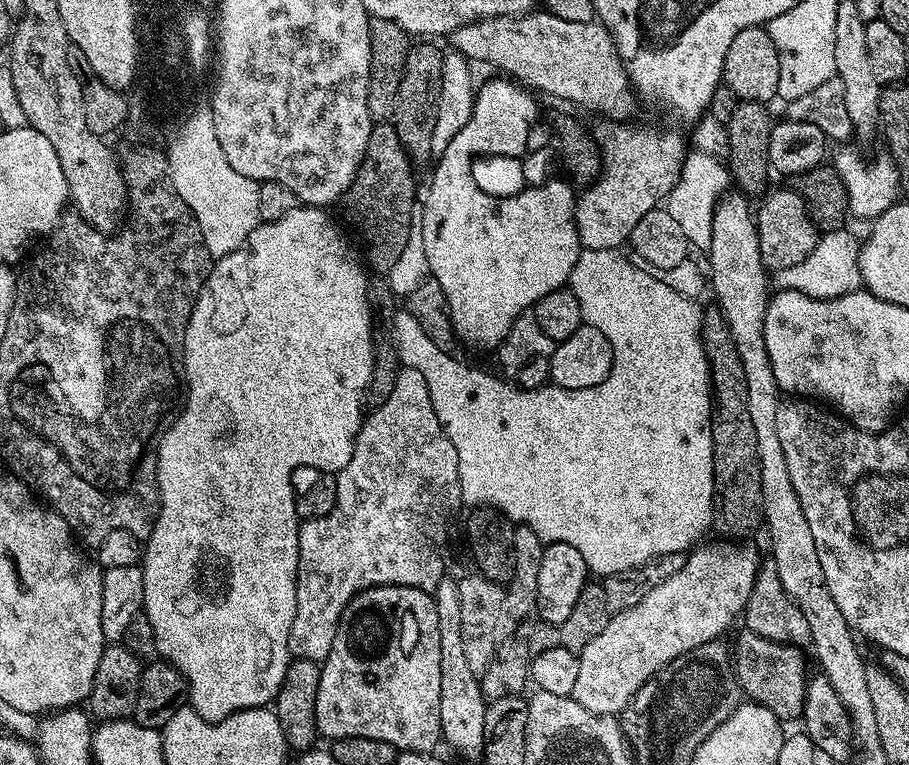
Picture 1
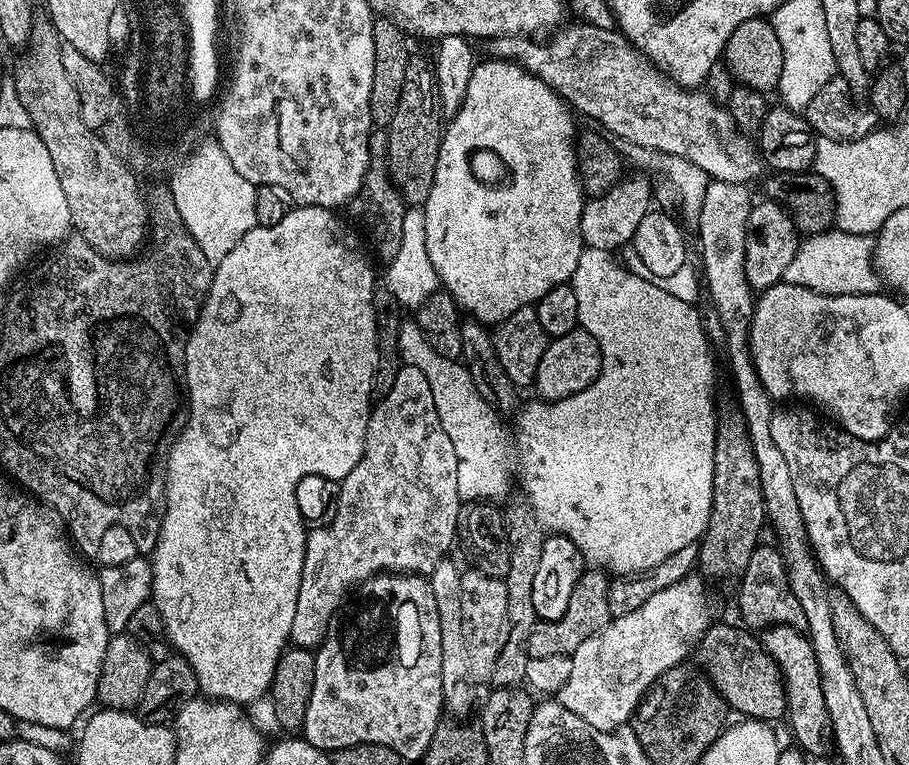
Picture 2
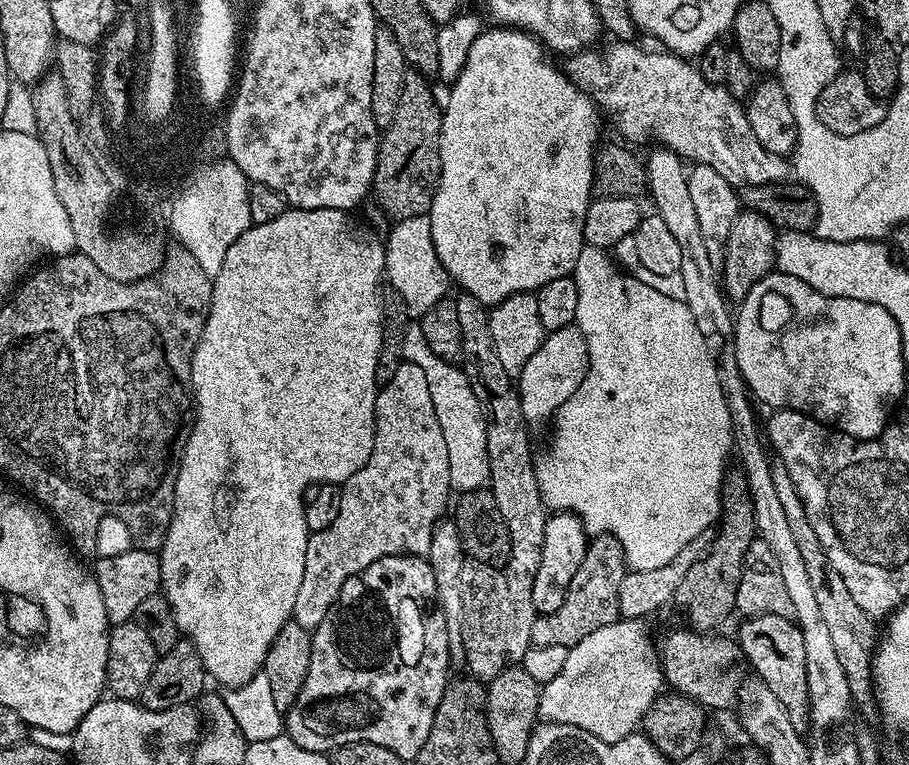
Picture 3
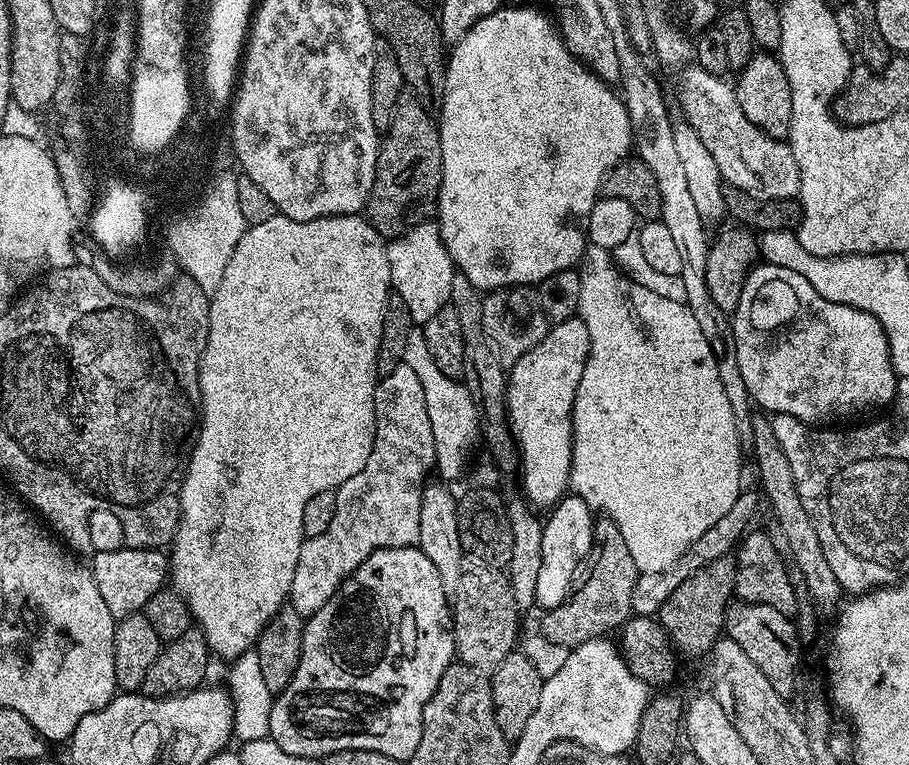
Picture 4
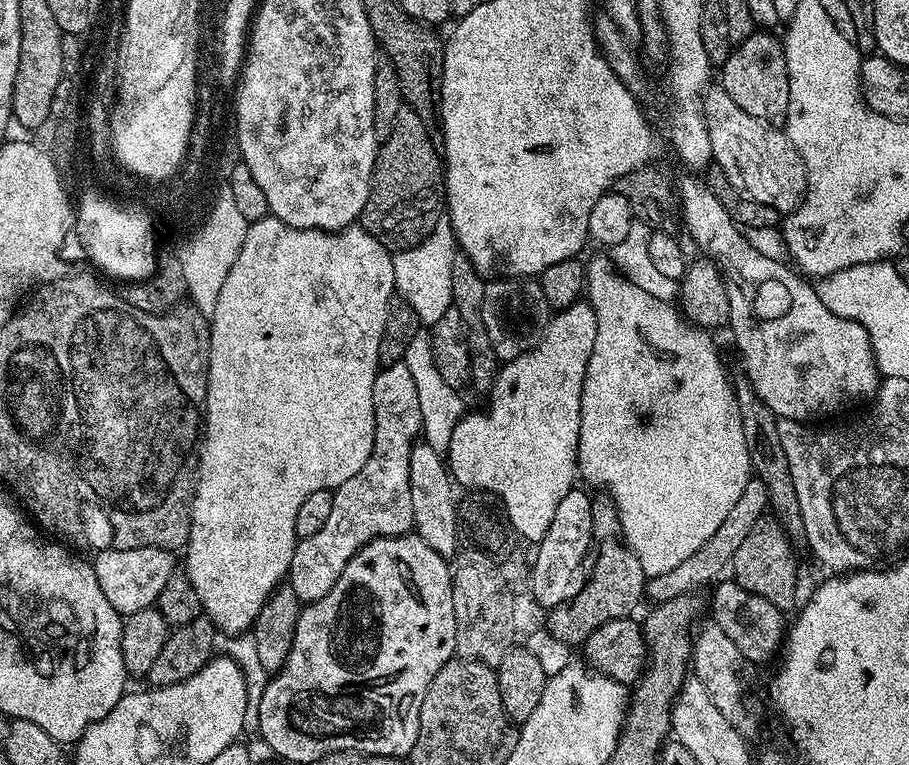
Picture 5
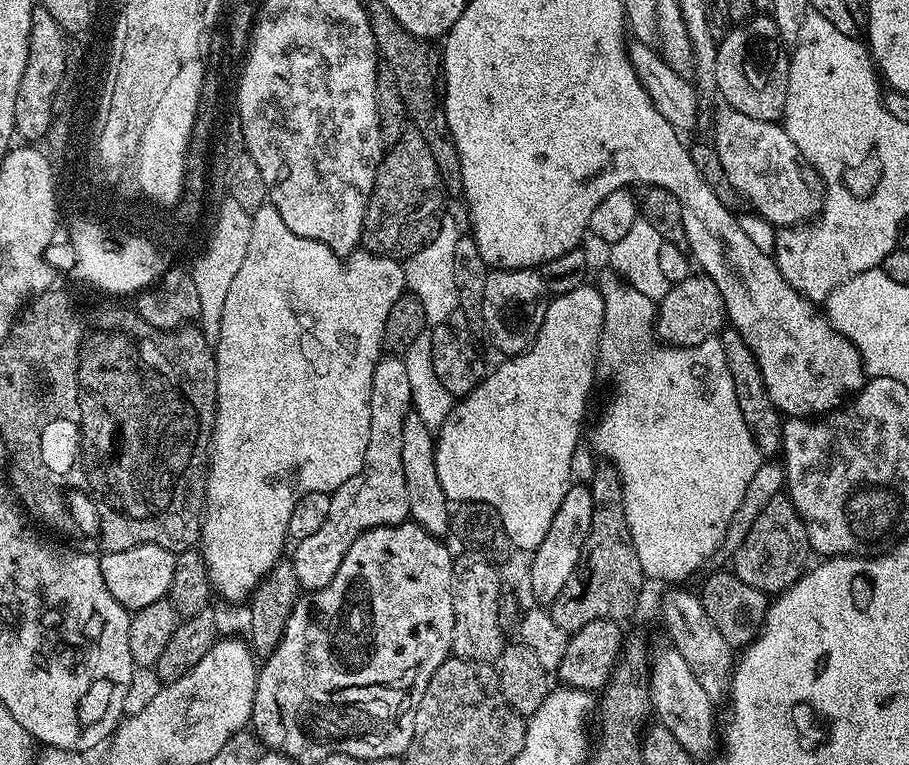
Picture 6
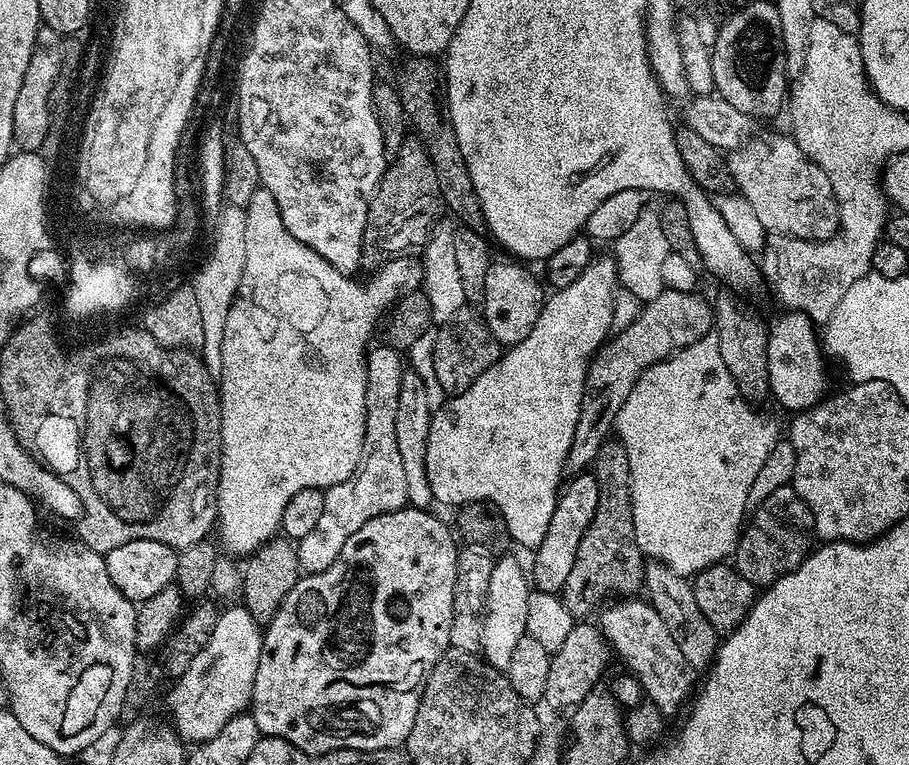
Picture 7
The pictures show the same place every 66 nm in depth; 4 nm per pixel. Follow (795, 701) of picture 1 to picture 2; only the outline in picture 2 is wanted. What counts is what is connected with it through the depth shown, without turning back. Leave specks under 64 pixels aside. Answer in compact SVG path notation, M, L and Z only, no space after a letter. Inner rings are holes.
M716 622L704 631L698 645L700 660L705 668L703 671L707 679L716 685L717 692L723 696L729 709L736 711L737 708L744 718L774 722L778 716L785 715L788 707L784 675L771 654L764 649L761 637L747 627L739 627Z

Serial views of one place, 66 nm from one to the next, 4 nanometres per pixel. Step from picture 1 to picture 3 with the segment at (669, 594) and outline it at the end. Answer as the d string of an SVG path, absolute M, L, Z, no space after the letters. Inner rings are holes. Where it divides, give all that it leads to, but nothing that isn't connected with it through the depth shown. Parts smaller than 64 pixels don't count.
M621 618L570 648L561 672L540 688L540 716L554 724L578 726L611 744L637 731L665 683L657 641L645 624L643 619Z

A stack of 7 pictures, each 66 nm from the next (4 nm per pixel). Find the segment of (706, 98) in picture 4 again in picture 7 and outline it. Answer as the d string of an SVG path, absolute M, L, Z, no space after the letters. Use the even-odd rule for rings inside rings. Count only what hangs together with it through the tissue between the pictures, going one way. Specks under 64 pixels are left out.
M791 135L764 136L761 140L749 139L743 145L743 152L744 156L732 154L727 157L728 169L733 185L738 189L739 195L744 196L746 202L750 202L754 214L758 214L758 222L762 222L765 233L777 232L803 240L828 240L836 235L840 226L840 204L836 201L834 186L830 186L826 170L812 163Z

